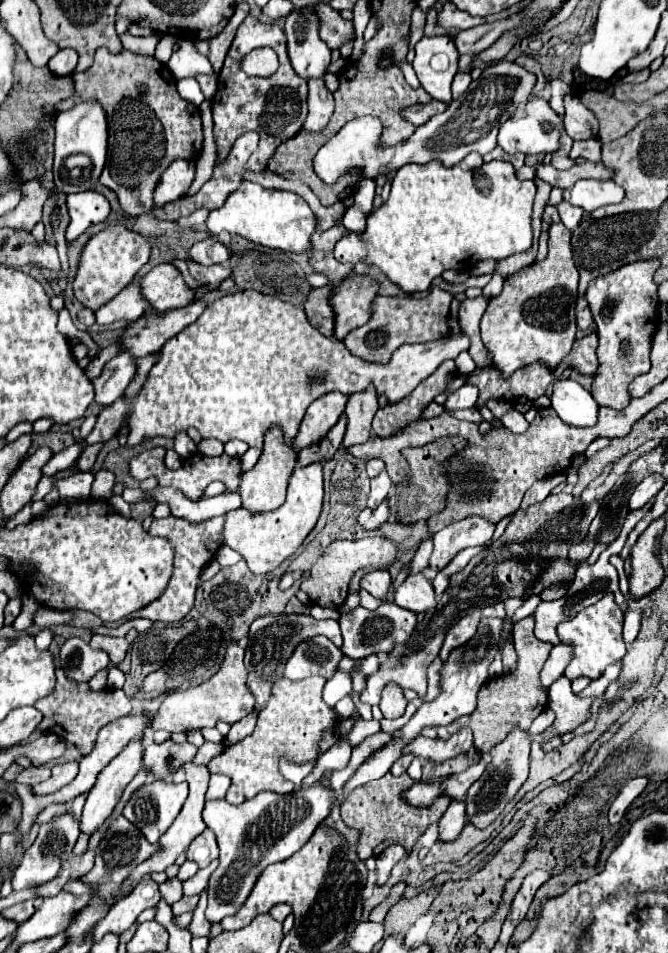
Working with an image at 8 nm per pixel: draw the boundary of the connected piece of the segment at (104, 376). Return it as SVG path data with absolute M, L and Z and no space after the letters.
M120 352L116 358L112 358L104 366L102 374L92 380L94 392L96 392L94 402L102 404L102 406L110 406L112 402L116 402L124 394L126 386L134 378L134 374L136 374L134 358L126 352Z

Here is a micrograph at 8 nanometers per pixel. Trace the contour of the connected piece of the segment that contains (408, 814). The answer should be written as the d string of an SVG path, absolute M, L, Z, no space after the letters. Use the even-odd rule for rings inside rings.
M386 772L382 778L378 778L378 782L368 782L366 786L358 786L358 790L354 790L354 794L350 794L346 798L346 804L342 804L344 824L348 828L354 828L360 832L358 856L362 860L378 856L386 846L392 846L392 844L412 848L418 842L418 838L426 832L426 828L444 816L444 812L450 804L448 796L436 798L432 808L414 808L414 806L404 804L400 800L400 792L412 784L416 784L416 782L408 774L392 776L390 772ZM366 806L368 806L368 810L366 810ZM392 810L394 810L394 814L392 814Z

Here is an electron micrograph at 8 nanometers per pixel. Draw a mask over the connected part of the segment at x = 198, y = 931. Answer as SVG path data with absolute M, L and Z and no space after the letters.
M202 894L200 904L198 904L198 908L194 910L194 918L192 918L190 926L188 926L188 930L192 932L192 936L208 936L208 934L210 934L212 922L206 920L206 916L204 916L204 908L206 908L206 894Z

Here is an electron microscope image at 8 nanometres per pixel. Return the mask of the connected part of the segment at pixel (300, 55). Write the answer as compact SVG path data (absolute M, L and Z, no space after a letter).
M308 8L306 12L294 10L294 12L286 18L286 24L284 24L284 32L286 32L286 38L288 38L288 54L290 54L290 60L292 60L292 68L294 68L294 72L296 72L300 78L304 78L304 80L322 78L322 76L328 72L330 48L326 46L326 42L320 40L320 36L318 36L318 26L320 26L320 20L318 20L314 8Z

